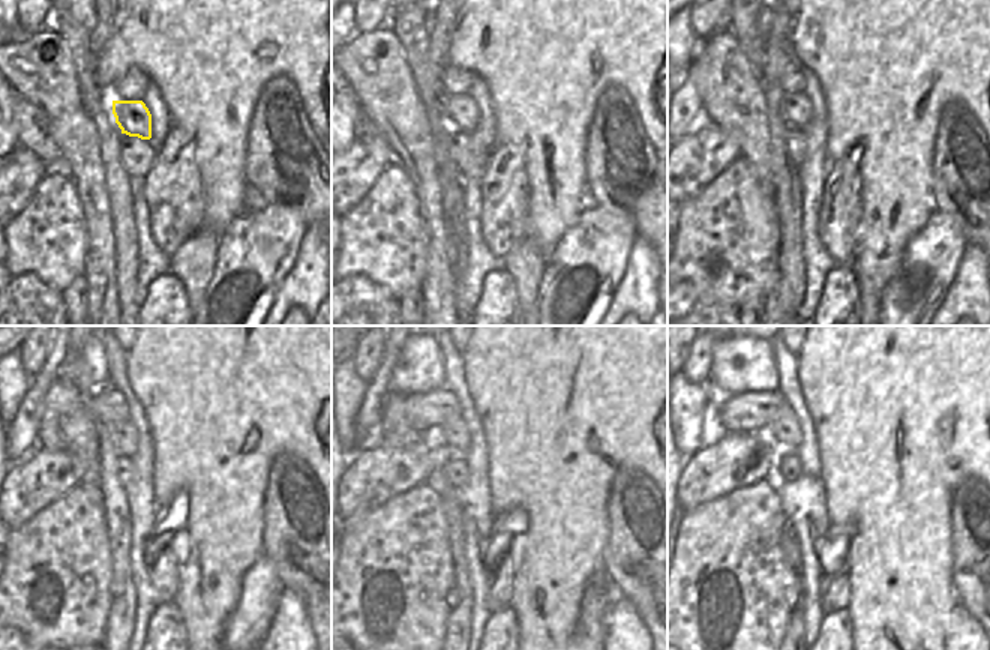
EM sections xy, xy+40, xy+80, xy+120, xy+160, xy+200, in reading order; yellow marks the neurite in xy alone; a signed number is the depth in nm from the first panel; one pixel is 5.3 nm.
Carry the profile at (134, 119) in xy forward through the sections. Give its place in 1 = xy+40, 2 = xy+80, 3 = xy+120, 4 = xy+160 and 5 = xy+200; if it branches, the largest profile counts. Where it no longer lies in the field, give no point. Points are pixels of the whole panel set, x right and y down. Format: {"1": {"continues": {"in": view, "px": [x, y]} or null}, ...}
{"1": {"continues": {"in": "xy+40", "px": [462, 111]}}, "2": {"continues": {"in": "xy+80", "px": [795, 108]}}, "3": {"continues": {"in": "xy+120", "px": [123, 440]}}, "4": {"continues": {"in": "xy+160", "px": [456, 442]}}, "5": {"continues": {"in": "xy+200", "px": [783, 439]}}}

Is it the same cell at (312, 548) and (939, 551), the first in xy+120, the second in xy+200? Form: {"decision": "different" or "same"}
{"decision": "different"}

